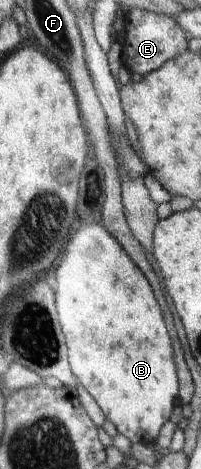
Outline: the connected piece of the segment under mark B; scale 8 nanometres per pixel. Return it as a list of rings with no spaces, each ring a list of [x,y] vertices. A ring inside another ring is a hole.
[[[101,223],[83,224],[71,235],[61,253],[55,277],[59,321],[67,339],[71,371],[76,381],[87,389],[118,433],[125,435],[133,444],[153,445],[159,430],[179,404],[179,382],[172,341],[163,325],[163,315],[151,284],[123,246],[107,233]]]

